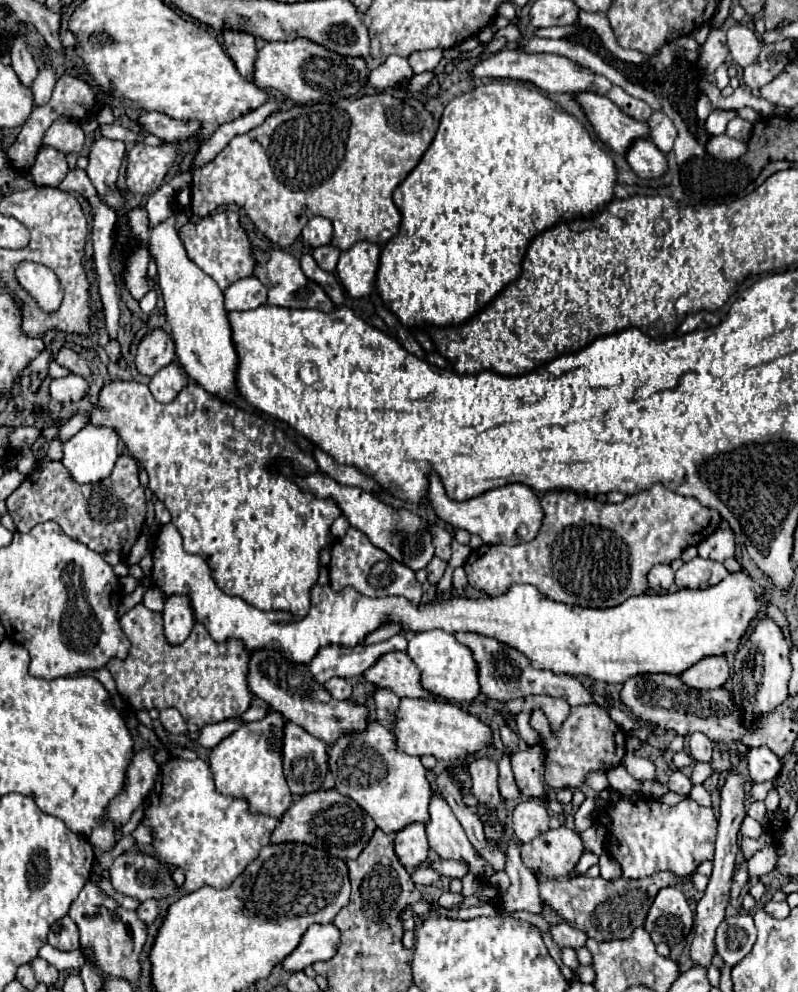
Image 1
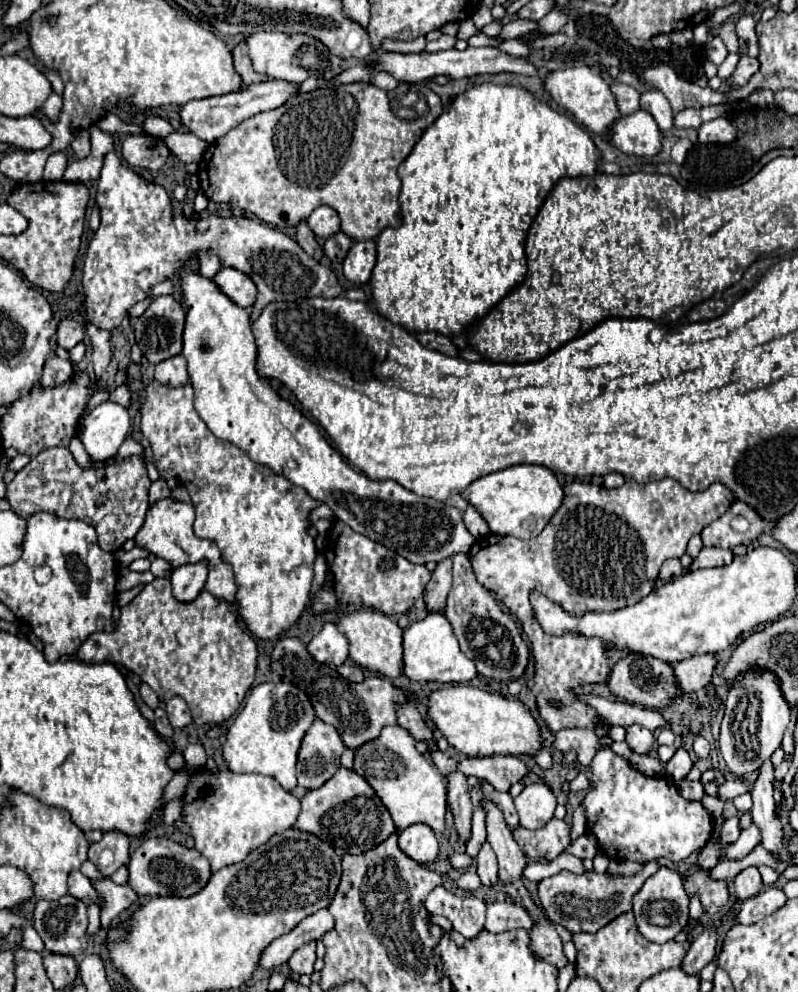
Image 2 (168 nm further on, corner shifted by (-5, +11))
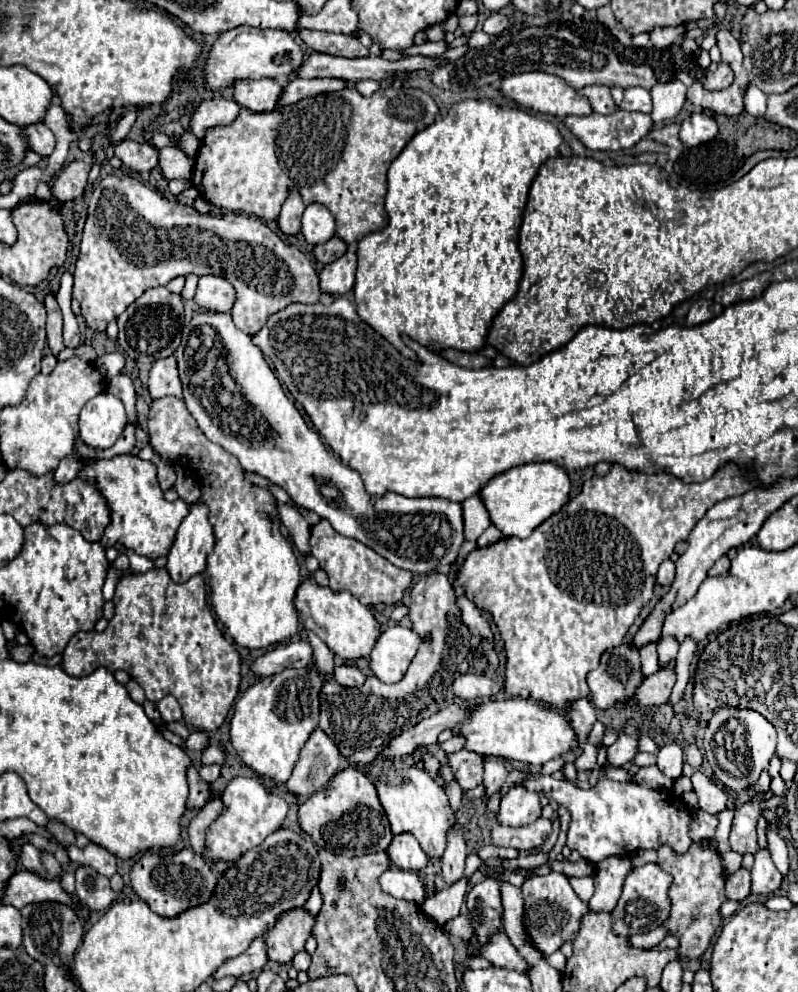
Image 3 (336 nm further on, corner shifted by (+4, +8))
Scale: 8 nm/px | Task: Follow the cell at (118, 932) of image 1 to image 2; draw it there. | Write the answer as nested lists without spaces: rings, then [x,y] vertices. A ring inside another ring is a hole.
[[[73,871],[69,875],[69,895],[73,895],[79,901],[83,901],[87,907],[91,903],[101,907],[101,903],[103,903],[103,897],[99,895],[99,891],[95,891],[93,883],[81,871]]]

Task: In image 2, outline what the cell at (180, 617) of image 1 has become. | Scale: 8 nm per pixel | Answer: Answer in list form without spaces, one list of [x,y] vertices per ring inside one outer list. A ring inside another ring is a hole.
[[[195,563],[195,565],[183,565],[177,567],[171,573],[171,585],[175,599],[183,603],[191,603],[199,597],[199,593],[205,589],[207,581],[207,565]]]

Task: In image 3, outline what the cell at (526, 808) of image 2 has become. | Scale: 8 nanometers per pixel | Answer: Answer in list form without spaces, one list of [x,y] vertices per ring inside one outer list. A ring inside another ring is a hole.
[[[522,786],[508,790],[500,800],[498,822],[502,826],[526,826],[542,814],[540,794],[530,792]]]

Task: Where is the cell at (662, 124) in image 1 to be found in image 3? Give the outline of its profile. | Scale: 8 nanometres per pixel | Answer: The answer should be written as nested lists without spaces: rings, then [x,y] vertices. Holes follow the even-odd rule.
[[[630,86],[624,90],[624,100],[620,104],[622,110],[636,110],[636,112],[650,112],[652,110],[652,100],[646,90],[640,86]]]

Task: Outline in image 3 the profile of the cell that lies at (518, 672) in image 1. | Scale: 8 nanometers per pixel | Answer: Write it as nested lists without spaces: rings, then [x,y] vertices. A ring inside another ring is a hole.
[[[458,598],[458,606],[460,606],[460,610],[462,610],[462,620],[464,620],[464,624],[470,628],[470,634],[472,634],[470,644],[472,644],[474,650],[480,650],[480,640],[482,640],[482,638],[492,640],[492,630],[490,630],[490,626],[488,626],[484,614],[482,614],[482,610],[478,610],[468,598]]]

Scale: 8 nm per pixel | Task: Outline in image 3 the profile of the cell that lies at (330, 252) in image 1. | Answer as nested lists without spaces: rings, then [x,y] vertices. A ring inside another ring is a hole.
[[[334,236],[334,238],[330,238],[326,244],[314,246],[314,258],[316,258],[318,262],[322,262],[322,264],[330,264],[330,262],[338,260],[338,258],[346,252],[346,248],[348,248],[348,244],[342,242],[342,238]]]

